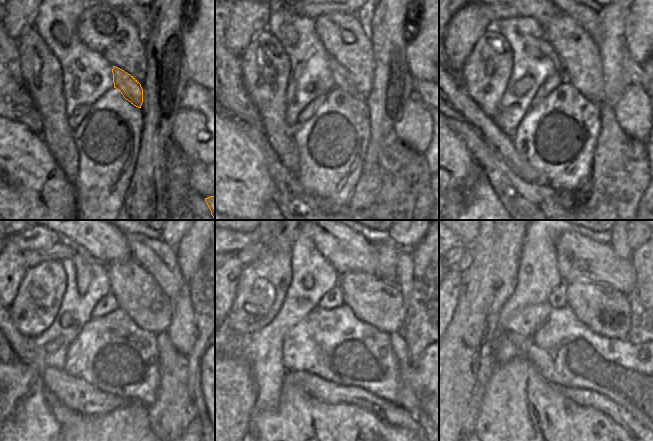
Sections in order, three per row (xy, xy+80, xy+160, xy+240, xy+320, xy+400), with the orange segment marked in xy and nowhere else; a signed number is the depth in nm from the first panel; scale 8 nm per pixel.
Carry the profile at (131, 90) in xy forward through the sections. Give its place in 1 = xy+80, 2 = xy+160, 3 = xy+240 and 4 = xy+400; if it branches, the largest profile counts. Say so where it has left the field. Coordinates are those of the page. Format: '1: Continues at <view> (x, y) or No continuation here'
1: Continues at xy+80 (342, 78)
2: Continues at xy+160 (535, 48)
3: Continues at xy+240 (62, 250)
4: Continues at xy+400 (467, 258).

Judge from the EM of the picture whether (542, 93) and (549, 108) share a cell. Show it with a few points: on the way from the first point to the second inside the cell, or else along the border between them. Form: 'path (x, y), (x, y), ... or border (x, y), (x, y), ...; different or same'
border (562, 83), (557, 85), (537, 105), (531, 108); different

